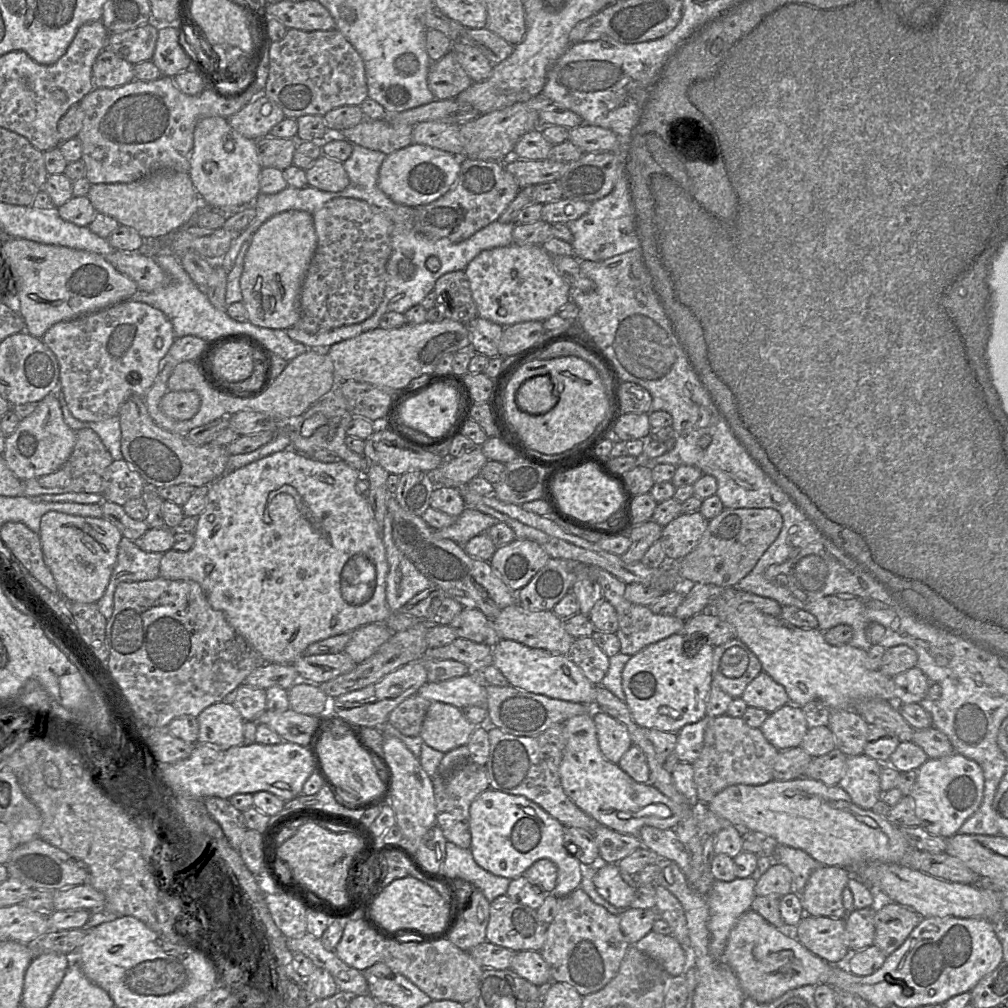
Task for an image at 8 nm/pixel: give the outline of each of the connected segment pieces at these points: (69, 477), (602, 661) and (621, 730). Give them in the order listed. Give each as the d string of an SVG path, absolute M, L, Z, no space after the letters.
M90 428L76 431L76 443L68 460L55 472L23 481L23 494L36 497L44 494L99 493L103 474L114 461L99 435Z
M592 637L574 639L567 655L594 685L601 682L609 668L609 657Z
M592 711L592 717L603 756L618 765L622 756L633 745L627 727L617 719L600 711Z

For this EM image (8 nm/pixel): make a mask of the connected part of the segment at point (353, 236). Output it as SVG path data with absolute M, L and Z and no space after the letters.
M338 197L313 214L317 248L300 293L300 318L294 327L309 334L363 322L381 304L387 282L386 264L391 255L394 224L378 207L355 198Z

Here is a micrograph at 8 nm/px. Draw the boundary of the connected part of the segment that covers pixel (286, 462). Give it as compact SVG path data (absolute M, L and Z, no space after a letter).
M288 448L222 475L209 485L205 509L197 517L197 525L193 531L195 538L193 547L186 552L170 549L163 553L159 576L167 580L191 580L198 583L209 604L220 611L231 627L268 663L292 664L305 655L310 644L339 634L350 633L370 623L384 624L392 633L413 627L420 621L417 617L392 612L386 602L386 577L389 564L382 536L377 531L377 524L367 497L357 488L361 474L363 475L363 472L354 469L344 461L324 463Z

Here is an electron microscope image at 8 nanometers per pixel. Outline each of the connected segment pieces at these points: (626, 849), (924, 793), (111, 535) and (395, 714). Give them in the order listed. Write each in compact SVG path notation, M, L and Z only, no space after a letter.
M598 824L593 831L601 863L618 863L642 846L638 835L624 834Z
M961 754L929 758L916 771L910 796L921 827L932 835L948 839L959 833L965 821L980 807L984 796L984 774L981 766Z
M49 511L41 517L39 537L44 562L56 581L58 592L68 602L96 603L103 596L117 561L118 545L123 537L119 529L104 518Z
M414 694L391 711L388 722L405 736L418 736L430 703L430 701Z

